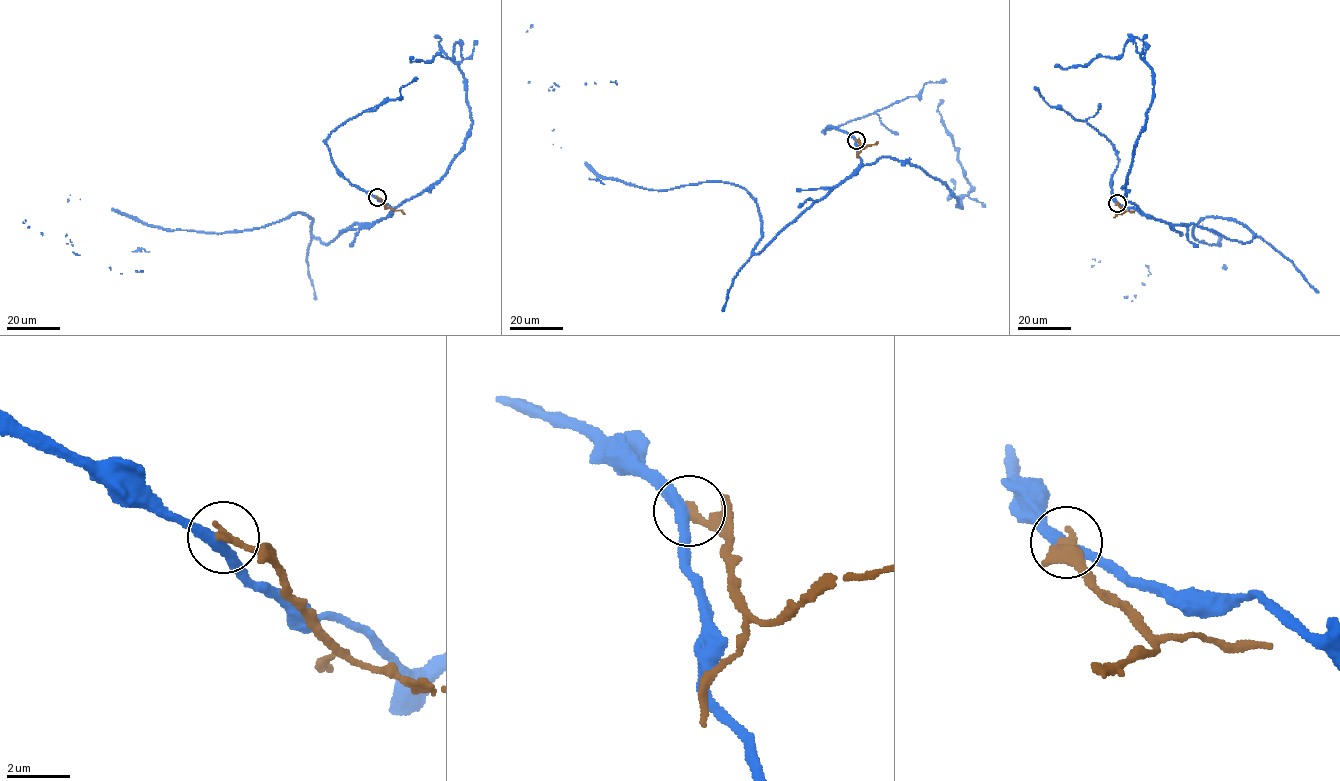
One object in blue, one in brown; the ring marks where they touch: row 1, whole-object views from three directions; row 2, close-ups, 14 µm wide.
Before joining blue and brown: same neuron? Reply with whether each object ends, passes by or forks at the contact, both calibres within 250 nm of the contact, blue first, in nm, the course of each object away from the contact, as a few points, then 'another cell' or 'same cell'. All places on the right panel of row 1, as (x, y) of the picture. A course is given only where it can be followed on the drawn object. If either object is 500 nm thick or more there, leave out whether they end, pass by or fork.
blue passes by; brown ends; calibres 340 and 260 nm; course blue (1117, 203), (1254, 236), (1201, 218), (1192, 234), (1221, 245), (1201, 221), (1186, 227), (1127, 296); course brown (1117, 203), (1124, 211), (1113, 217); another cell

